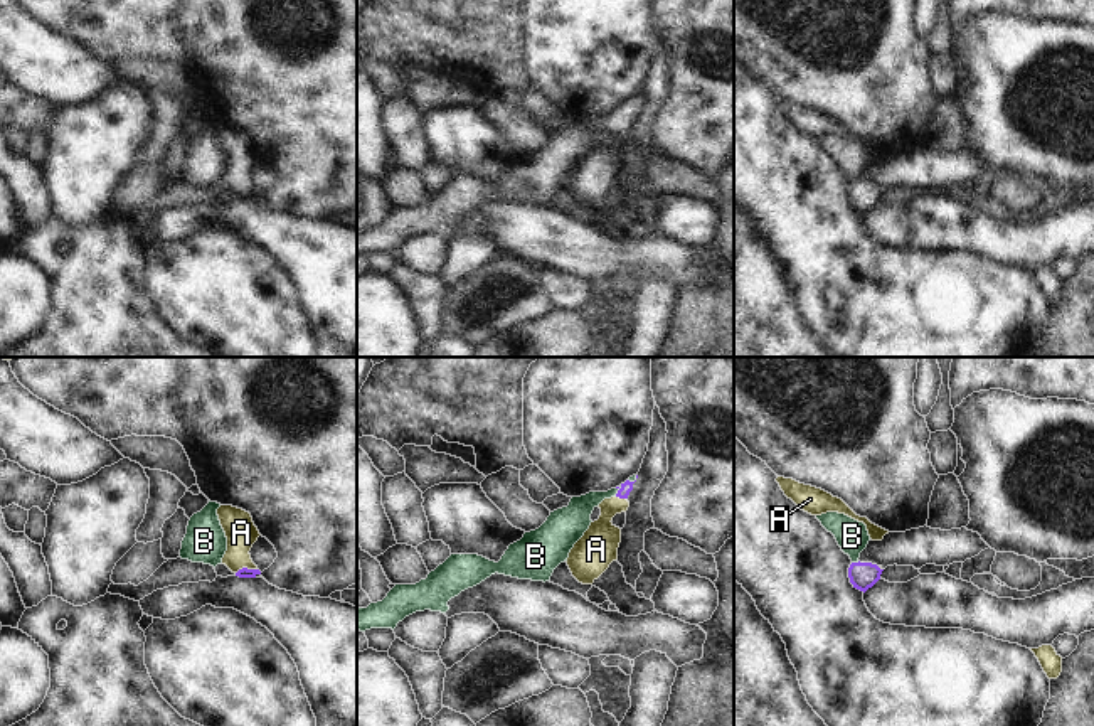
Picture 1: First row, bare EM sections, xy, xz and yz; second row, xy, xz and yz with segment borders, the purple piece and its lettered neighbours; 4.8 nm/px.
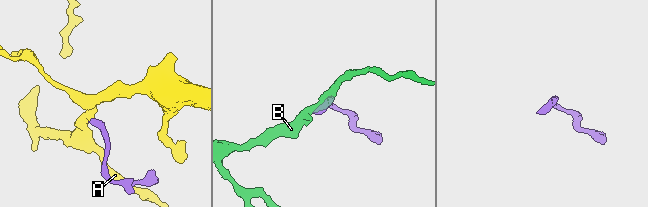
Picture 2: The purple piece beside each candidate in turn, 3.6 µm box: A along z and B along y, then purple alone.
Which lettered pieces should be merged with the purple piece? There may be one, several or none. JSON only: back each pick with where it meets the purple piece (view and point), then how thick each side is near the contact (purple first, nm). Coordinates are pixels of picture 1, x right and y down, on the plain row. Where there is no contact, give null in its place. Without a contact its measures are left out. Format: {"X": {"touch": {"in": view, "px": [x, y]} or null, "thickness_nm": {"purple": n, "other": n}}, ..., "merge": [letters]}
{"A": {"touch": {"in": "xy", "px": [246, 191]}, "thickness_nm": {"purple": 50, "other": 150}}, "merge": ["A"]}

